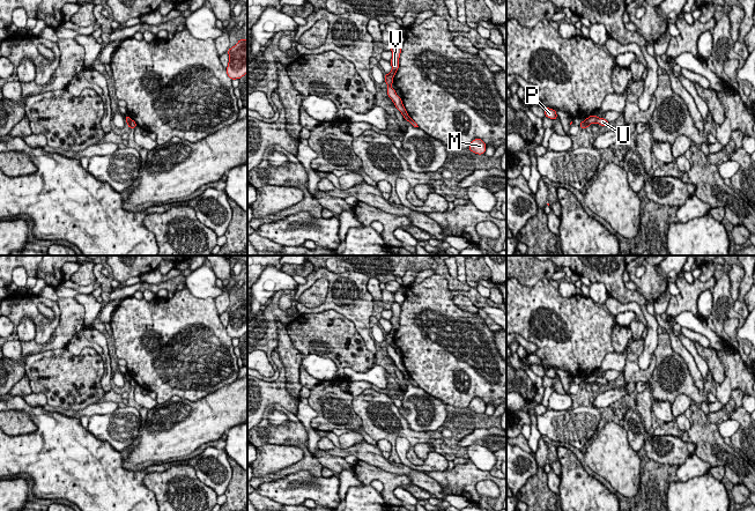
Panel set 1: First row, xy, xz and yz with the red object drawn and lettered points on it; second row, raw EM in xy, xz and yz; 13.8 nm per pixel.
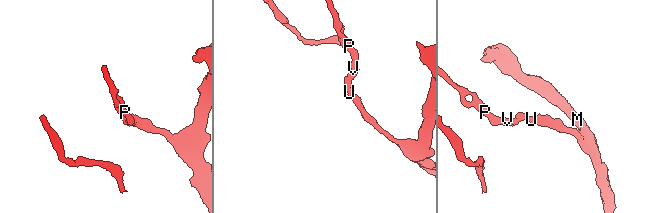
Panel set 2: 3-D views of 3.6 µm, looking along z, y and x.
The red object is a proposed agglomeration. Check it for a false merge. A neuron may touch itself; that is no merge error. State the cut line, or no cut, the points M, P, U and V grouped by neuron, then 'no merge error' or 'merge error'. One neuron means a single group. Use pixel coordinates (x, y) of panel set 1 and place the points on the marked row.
cut xz (387, 74), (392, 79); groups M U / P V; merge error

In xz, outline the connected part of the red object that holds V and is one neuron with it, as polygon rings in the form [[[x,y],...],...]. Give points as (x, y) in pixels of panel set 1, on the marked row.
[[[394,43],[394,44],[391,44],[391,51],[393,53],[393,57],[390,61],[392,65],[392,71],[390,72],[388,75],[393,79],[393,76],[395,75],[395,72],[399,69],[399,58],[401,53],[401,47],[397,43]]]

